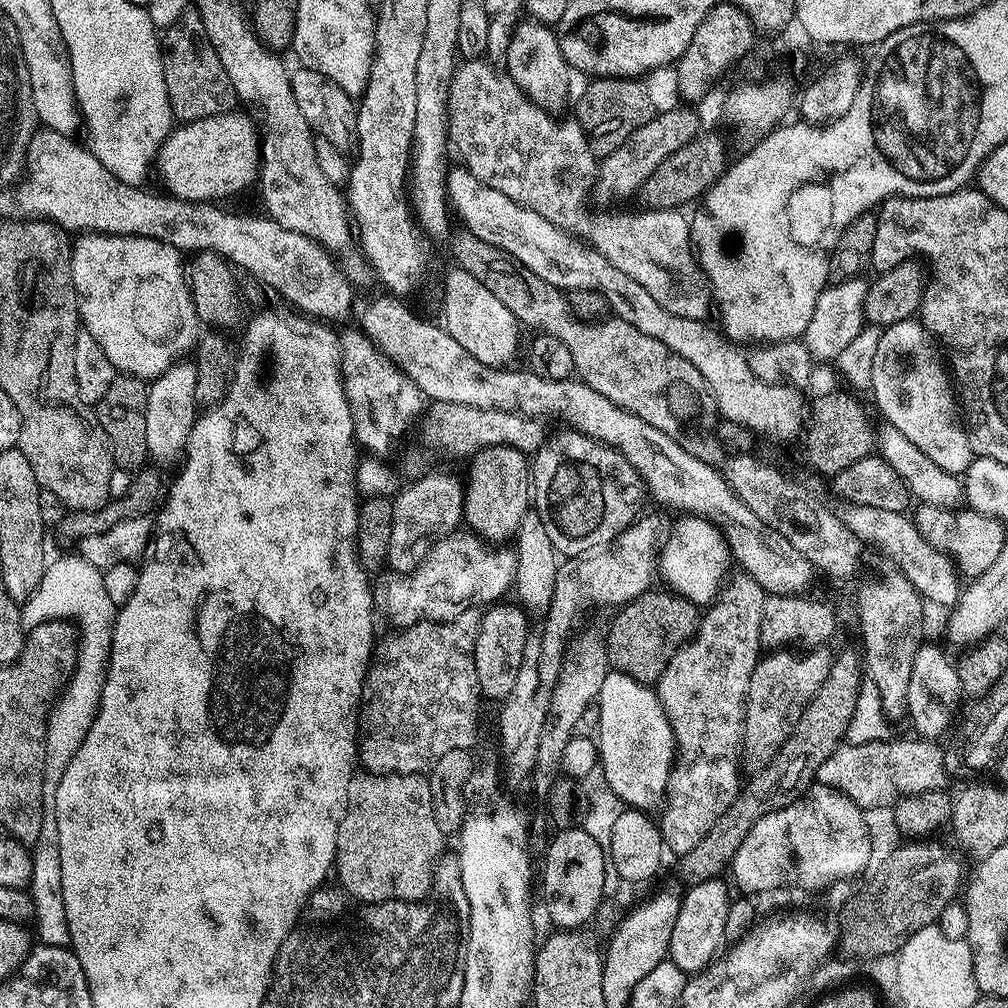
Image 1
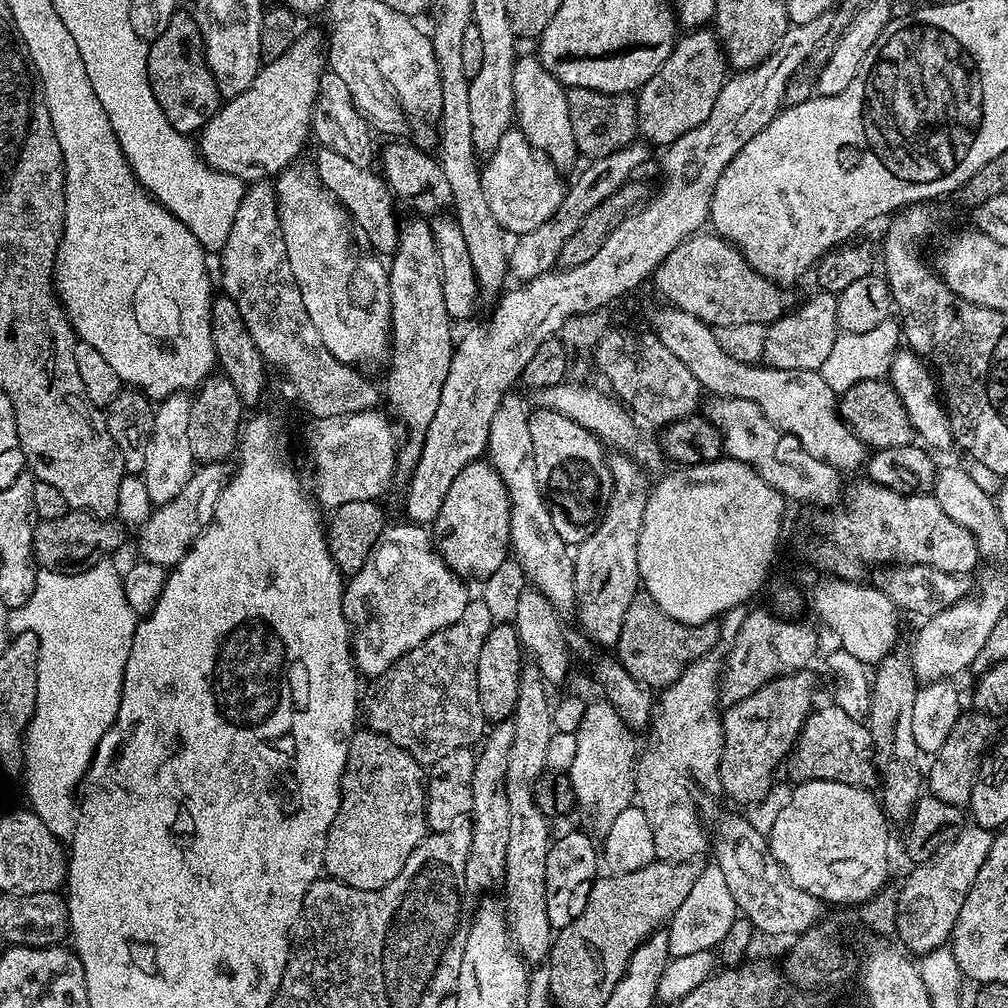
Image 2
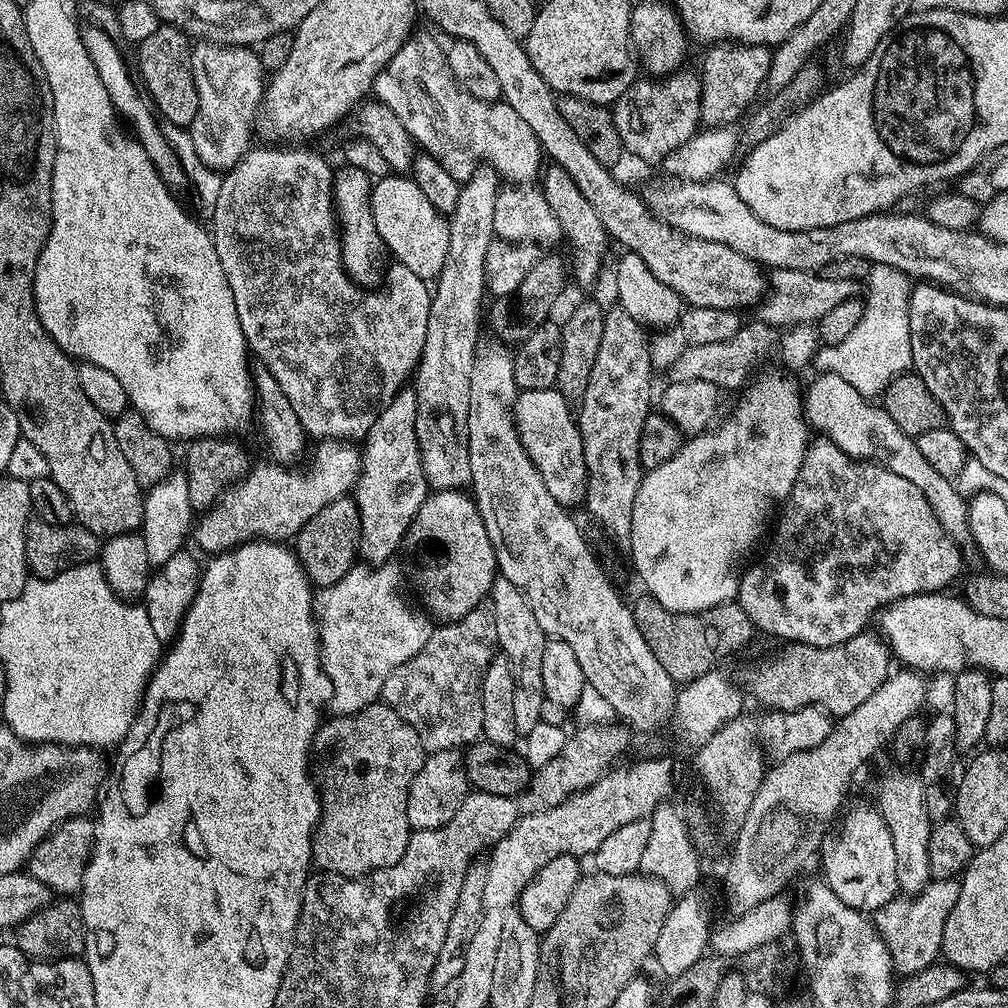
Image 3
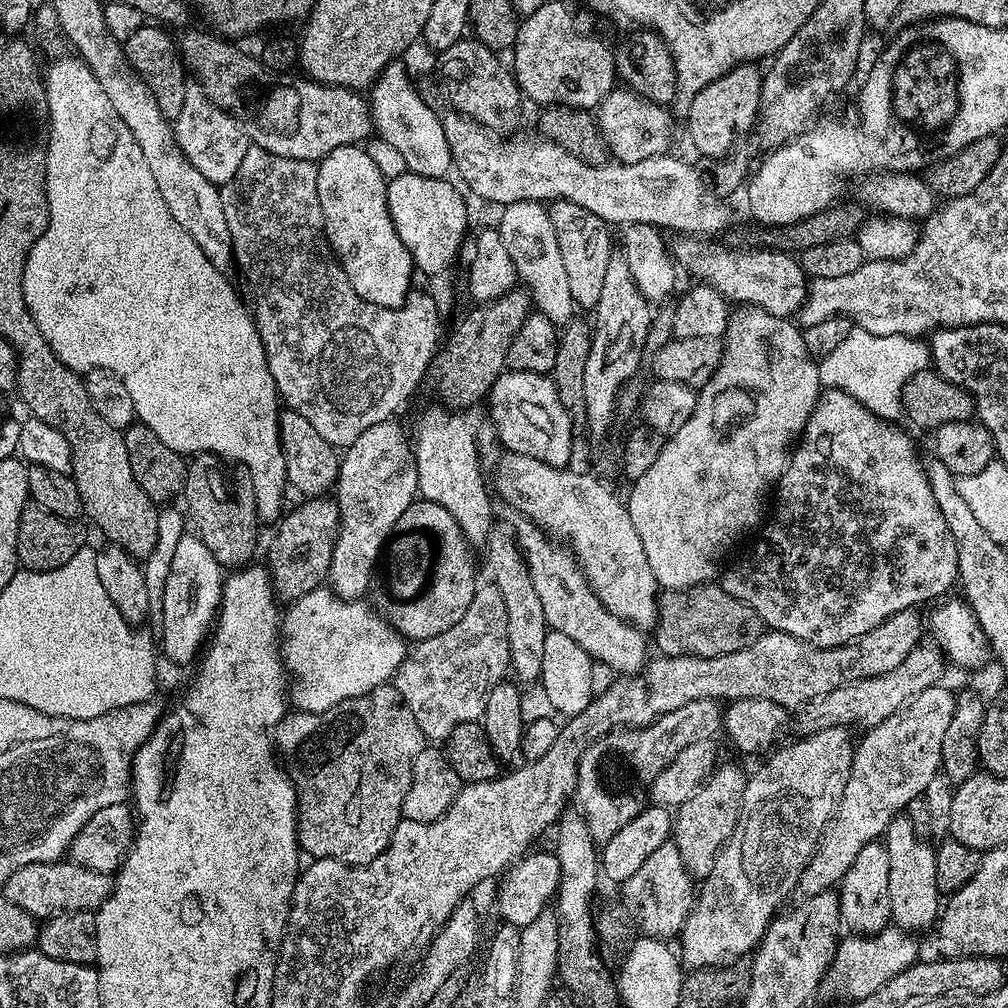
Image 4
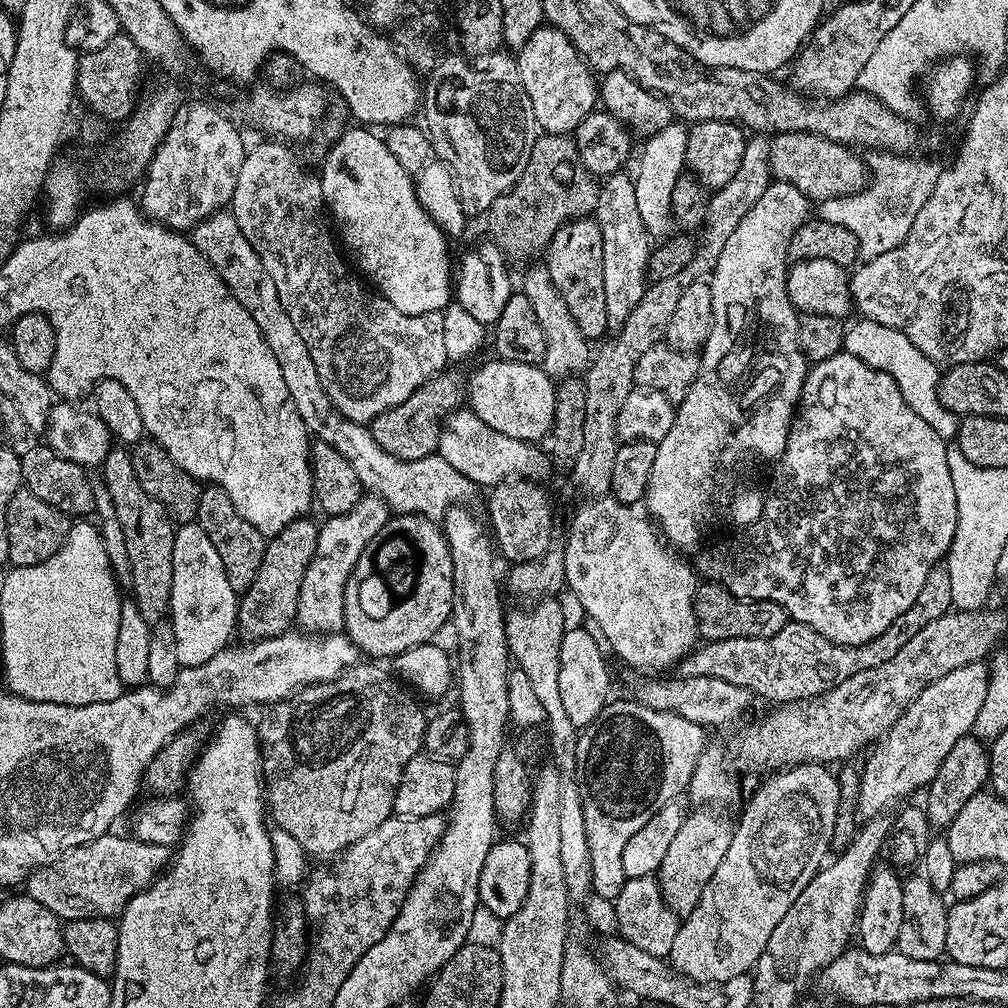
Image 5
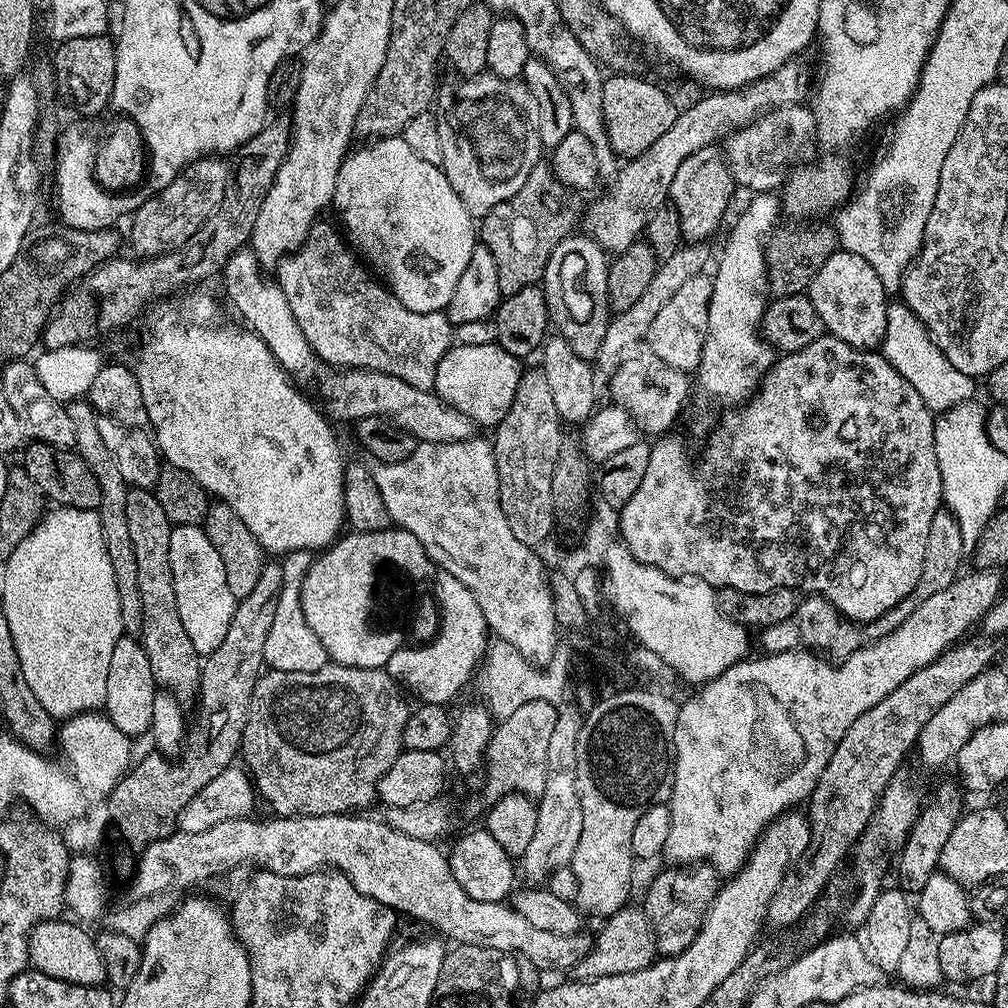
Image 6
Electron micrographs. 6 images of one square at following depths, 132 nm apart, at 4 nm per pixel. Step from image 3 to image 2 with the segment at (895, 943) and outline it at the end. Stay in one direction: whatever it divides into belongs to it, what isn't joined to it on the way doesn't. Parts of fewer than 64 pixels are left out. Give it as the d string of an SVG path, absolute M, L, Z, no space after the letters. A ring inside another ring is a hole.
M965 827L935 860L915 865L911 869L913 872L905 878L904 885L899 885L895 935L900 936L905 944L903 947L909 953L933 952L951 941L958 910L962 910L962 902L966 902L966 894L974 878L978 878L978 870L982 862L986 862L986 854L990 854L993 839L989 829Z

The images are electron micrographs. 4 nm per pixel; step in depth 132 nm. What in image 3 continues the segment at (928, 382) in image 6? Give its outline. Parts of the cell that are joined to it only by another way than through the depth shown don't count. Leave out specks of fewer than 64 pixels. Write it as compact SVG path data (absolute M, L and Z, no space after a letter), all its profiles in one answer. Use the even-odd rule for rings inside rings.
M876 263L869 267L865 283L862 320L854 326L849 337L838 344L823 345L816 351L813 367L819 373L836 373L864 396L881 395L896 376L912 368L913 351L910 350L910 324L908 300L911 279L896 267Z

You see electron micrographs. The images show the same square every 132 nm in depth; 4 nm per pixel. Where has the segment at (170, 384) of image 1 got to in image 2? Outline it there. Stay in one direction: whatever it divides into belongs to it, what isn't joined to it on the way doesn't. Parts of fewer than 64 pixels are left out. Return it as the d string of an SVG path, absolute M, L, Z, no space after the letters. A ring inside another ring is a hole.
M184 394L167 396L155 405L152 413L152 437L148 443L146 466L142 473L146 482L146 494L150 494L153 505L169 504L192 481L194 461L188 433L191 409L191 399Z

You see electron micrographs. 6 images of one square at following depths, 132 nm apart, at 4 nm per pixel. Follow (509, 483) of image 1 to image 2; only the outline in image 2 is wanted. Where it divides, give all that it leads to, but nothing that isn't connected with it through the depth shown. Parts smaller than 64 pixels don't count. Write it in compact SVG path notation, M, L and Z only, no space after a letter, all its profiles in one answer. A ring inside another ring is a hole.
M487 459L470 462L454 478L442 510L438 510L430 525L430 532L449 570L469 581L483 581L510 559L511 499L498 470Z

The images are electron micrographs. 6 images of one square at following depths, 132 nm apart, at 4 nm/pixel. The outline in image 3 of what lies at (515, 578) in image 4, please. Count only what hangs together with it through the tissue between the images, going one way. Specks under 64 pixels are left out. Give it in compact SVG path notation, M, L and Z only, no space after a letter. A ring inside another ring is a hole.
M498 578L492 583L490 607L494 614L494 630L498 630L499 651L512 664L516 679L514 686L514 726L517 733L525 734L540 723L542 706L545 702L542 682L542 656L550 641L545 636L538 618L530 610L530 602L506 579Z

